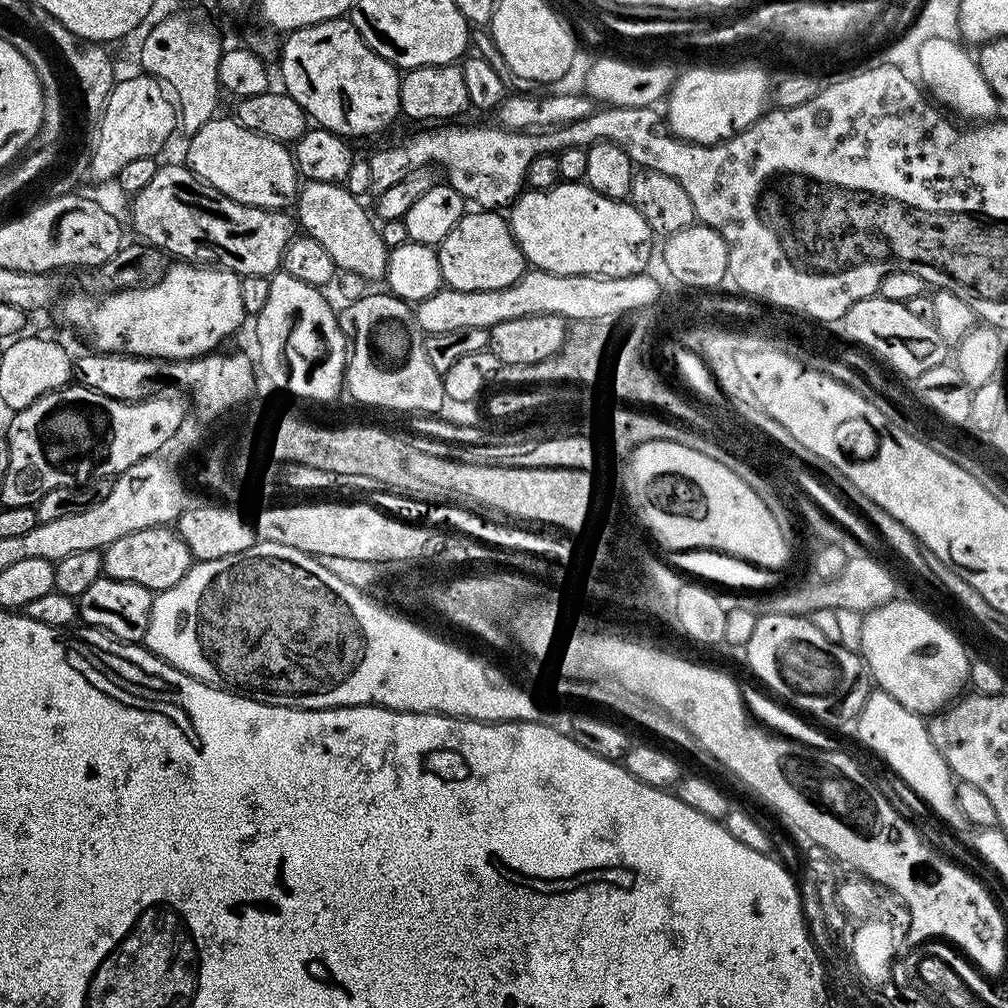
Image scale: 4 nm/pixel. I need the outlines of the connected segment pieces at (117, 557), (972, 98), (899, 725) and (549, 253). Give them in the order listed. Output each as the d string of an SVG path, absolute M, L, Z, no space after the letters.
M161 526L138 530L134 534L126 534L118 538L109 548L102 552L102 572L111 580L134 582L138 586L146 586L154 594L165 592L174 586L191 570L194 563L192 551L184 545L184 541L171 527Z
M932 38L917 48L918 68L922 76L921 81L927 91L939 102L954 108L956 111L977 120L990 120L1000 101L990 90L986 78L982 77L977 59L972 57L960 46L959 41L946 38Z
M872 690L854 721L855 728L861 742L866 747L873 748L922 803L929 804L944 820L961 819L960 808L956 804L957 781L948 769L946 758L942 758L942 754L934 750L934 742L930 742L928 725L921 713L906 710L906 706L902 706L902 702L898 702L890 694Z
M557 182L547 190L528 190L523 193L511 205L510 227L512 236L516 240L517 246L522 250L525 261L533 269L541 272L553 272L556 276L638 276L645 271L644 268L648 264L648 259L652 256L652 239L654 233L650 225L646 222L646 218L642 218L642 214L638 214L638 210L630 202L622 200L611 200L602 194L598 194L595 190L588 187L587 183L565 183Z

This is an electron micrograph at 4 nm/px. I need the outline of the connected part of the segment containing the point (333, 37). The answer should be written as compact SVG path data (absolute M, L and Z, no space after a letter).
M341 18L311 24L299 28L297 32L289 32L283 37L278 57L280 76L284 79L283 91L287 92L308 116L313 125L330 130L345 138L352 136L376 136L384 132L400 111L400 78L401 73L386 58L374 54L370 46L358 34L351 19Z

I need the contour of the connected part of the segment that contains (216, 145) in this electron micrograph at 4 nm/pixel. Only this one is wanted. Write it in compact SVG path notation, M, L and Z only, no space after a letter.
M213 118L191 133L186 166L193 177L239 204L251 208L287 209L295 201L302 184L291 151L269 136L246 130L234 118L220 119Z

